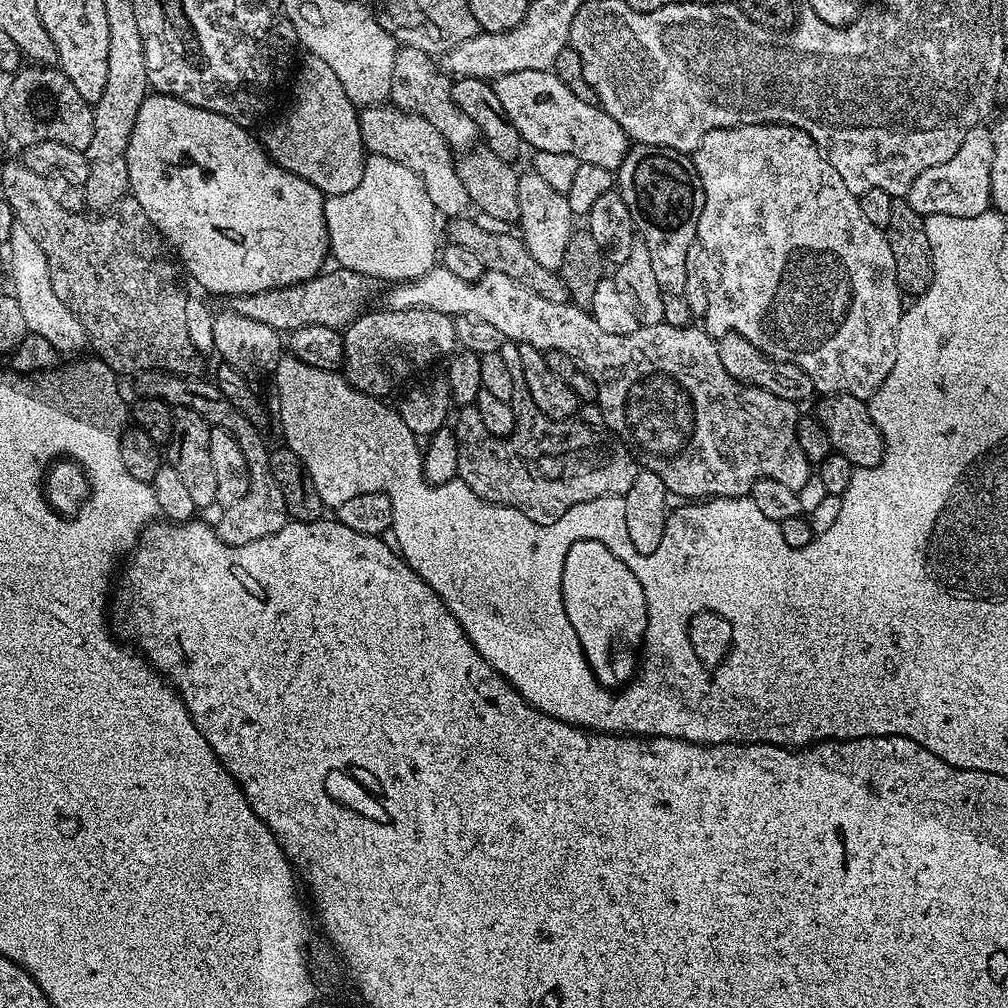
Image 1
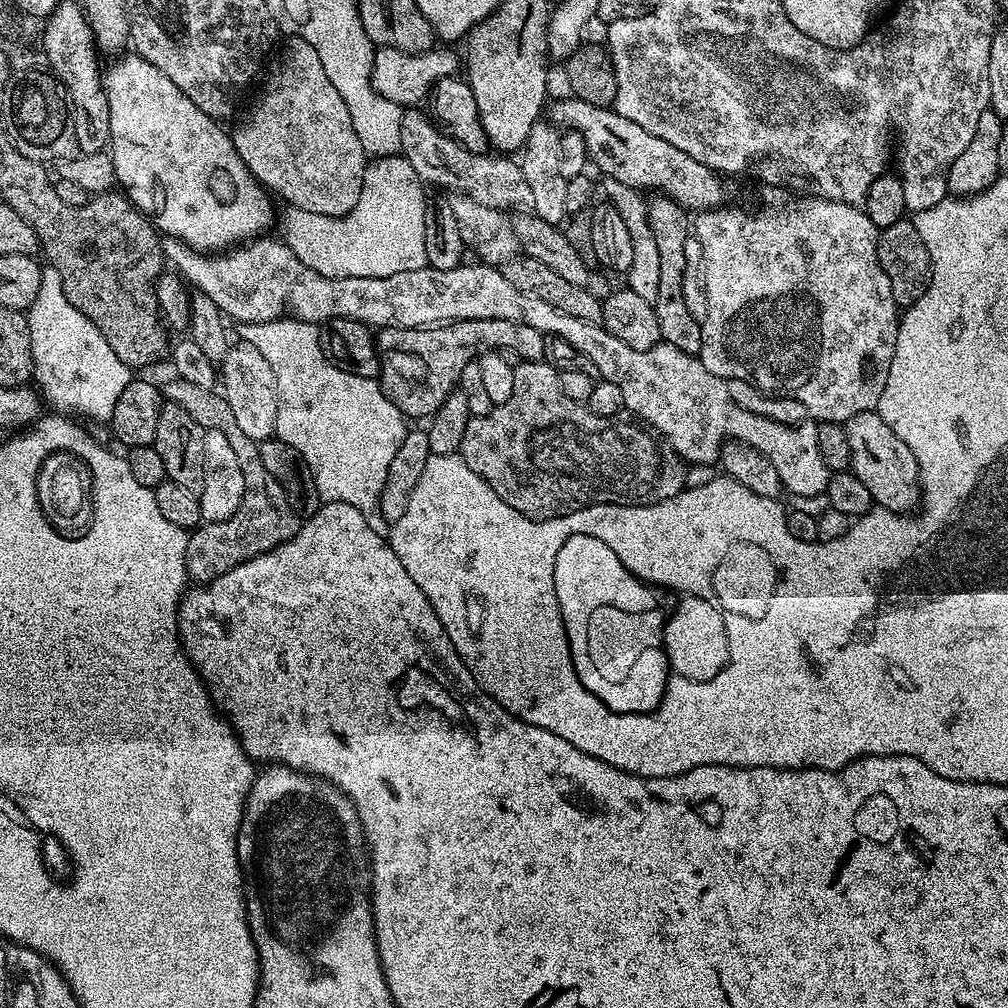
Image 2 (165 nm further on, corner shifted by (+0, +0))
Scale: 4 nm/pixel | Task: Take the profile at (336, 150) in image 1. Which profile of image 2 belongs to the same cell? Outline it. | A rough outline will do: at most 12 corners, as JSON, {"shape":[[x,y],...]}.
{"shape":[[287,37],[231,133],[265,189],[342,216],[366,157],[318,50]]}

